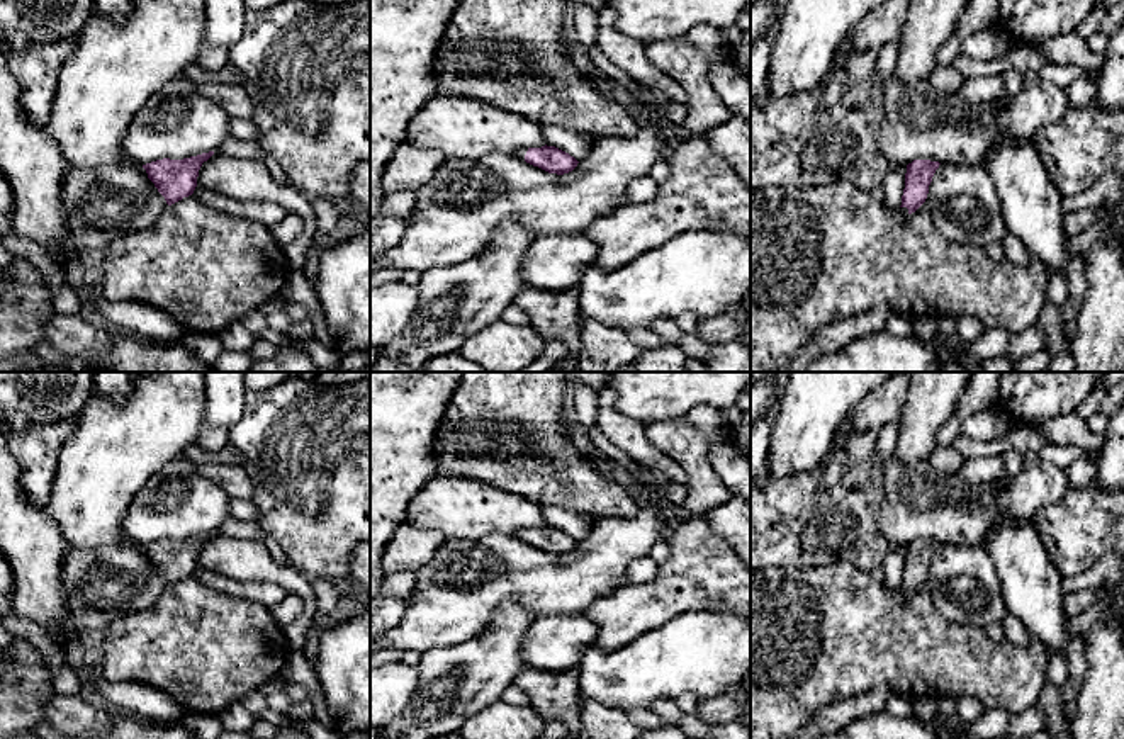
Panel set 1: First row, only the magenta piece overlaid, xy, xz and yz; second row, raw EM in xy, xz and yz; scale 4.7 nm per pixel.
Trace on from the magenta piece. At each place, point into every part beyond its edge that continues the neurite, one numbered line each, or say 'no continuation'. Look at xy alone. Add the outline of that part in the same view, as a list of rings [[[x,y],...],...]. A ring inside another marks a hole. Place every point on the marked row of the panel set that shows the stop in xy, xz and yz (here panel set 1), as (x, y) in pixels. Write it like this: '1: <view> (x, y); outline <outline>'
no continuation

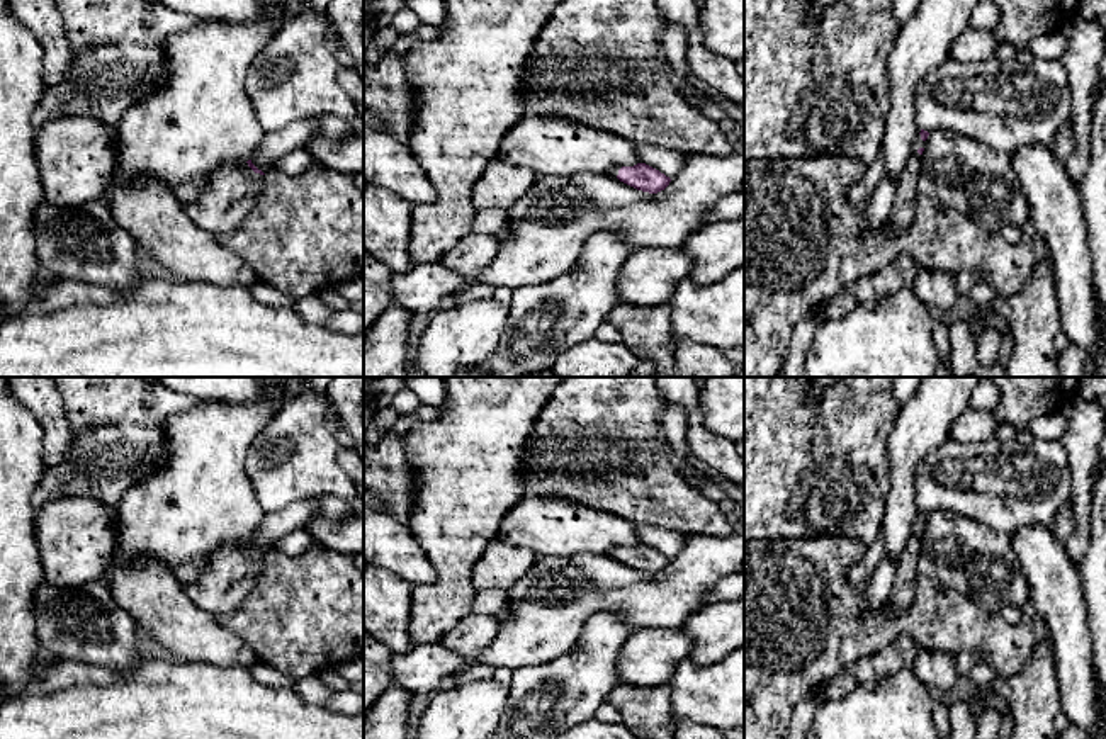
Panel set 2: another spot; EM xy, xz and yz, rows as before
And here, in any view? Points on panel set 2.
1: xy (230, 196); outline [[[228,163],[214,172],[202,195],[185,206],[187,216],[212,236],[234,233],[251,212],[263,175],[248,163]]]

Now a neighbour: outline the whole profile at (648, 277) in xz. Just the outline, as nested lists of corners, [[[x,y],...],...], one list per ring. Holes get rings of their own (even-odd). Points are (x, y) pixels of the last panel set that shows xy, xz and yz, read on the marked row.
[[[676,248],[634,251],[618,274],[622,304],[656,306],[669,302],[676,285],[690,277],[693,260]]]

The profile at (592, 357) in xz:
[[[590,338],[559,353],[550,370],[559,377],[629,377],[637,364],[639,358],[624,341]]]

